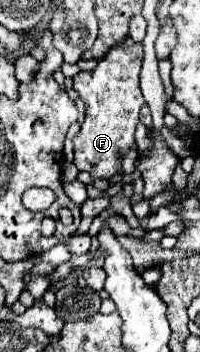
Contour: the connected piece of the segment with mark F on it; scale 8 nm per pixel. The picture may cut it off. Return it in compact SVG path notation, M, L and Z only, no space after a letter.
M126 37L122 43L114 45L96 65L92 71L80 71L72 81L74 89L78 91L78 97L86 105L86 119L74 137L74 165L80 171L88 171L92 179L110 179L118 173L122 173L122 159L130 153L130 149L136 145L136 125L138 125L138 113L144 105L144 97L140 91L140 67L142 67L142 57L144 57L144 45L138 41L132 41Z

